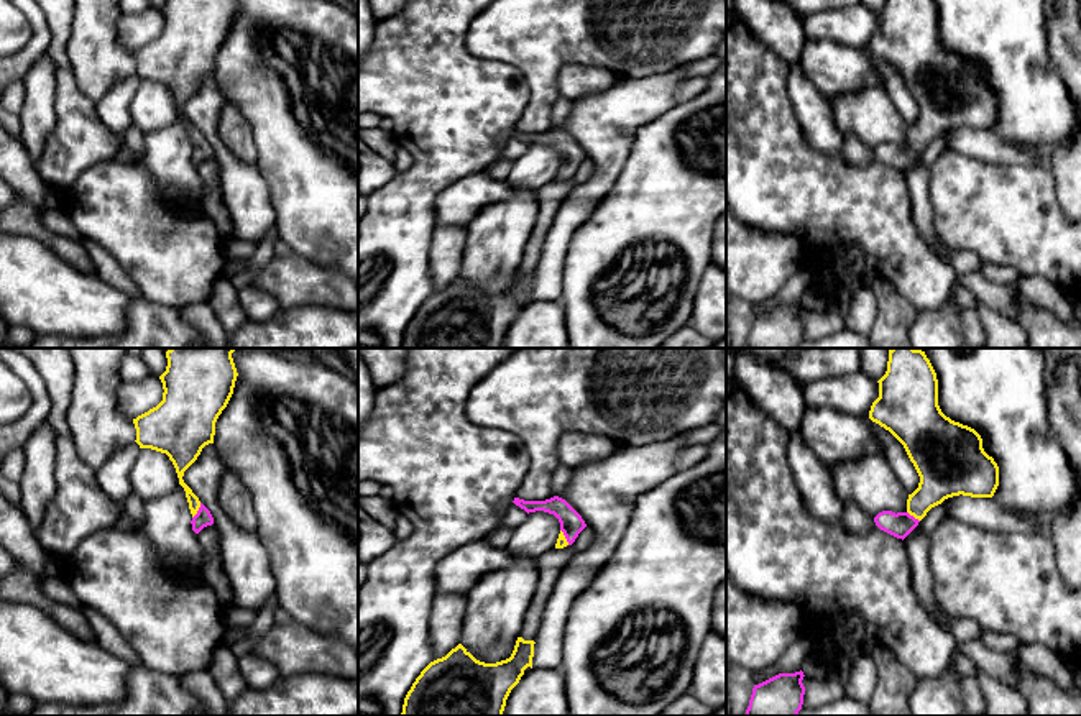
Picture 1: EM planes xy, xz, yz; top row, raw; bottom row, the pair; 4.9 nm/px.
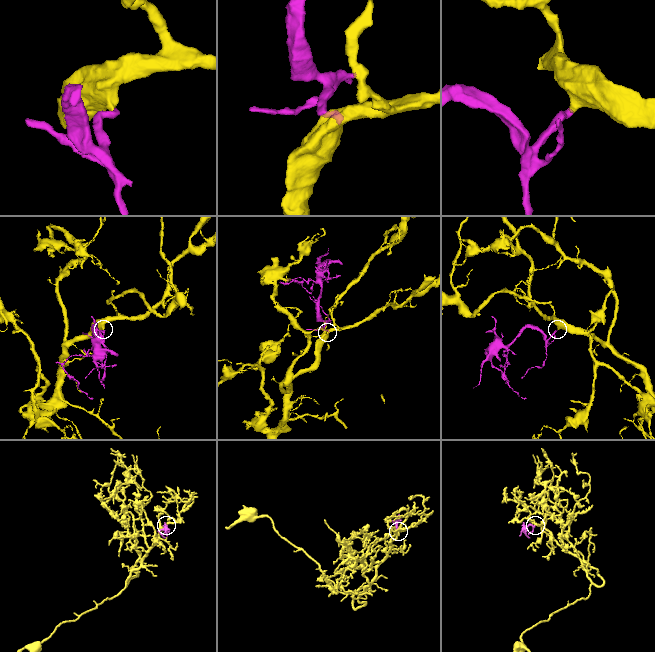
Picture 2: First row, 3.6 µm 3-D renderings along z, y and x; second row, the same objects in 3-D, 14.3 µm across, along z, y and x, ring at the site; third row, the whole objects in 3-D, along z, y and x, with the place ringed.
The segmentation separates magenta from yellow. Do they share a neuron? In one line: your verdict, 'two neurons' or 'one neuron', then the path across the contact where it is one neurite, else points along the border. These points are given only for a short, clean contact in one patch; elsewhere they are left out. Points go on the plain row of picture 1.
one neuron | across xy (202, 150), (197, 143), (181, 114), (181, 96)

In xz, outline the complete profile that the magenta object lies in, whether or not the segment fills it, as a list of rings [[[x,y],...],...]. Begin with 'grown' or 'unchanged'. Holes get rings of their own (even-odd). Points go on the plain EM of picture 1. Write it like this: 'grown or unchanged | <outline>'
grown | [[[554,128],[545,133],[524,133],[514,130],[516,138],[524,141],[527,146],[536,143],[544,143],[554,146],[560,154],[560,166],[555,176],[555,181],[564,181],[572,177],[578,166],[586,159],[582,148],[562,130]]]

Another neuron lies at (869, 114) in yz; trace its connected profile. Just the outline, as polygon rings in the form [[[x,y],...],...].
[[[884,87],[826,97],[841,135],[854,135],[876,149],[882,143],[907,145],[908,125]]]

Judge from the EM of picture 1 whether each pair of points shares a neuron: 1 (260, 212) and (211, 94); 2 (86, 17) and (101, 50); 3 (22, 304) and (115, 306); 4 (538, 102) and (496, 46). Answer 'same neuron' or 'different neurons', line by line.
1: same neuron
2: same neuron
3: same neuron
4: same neuron

